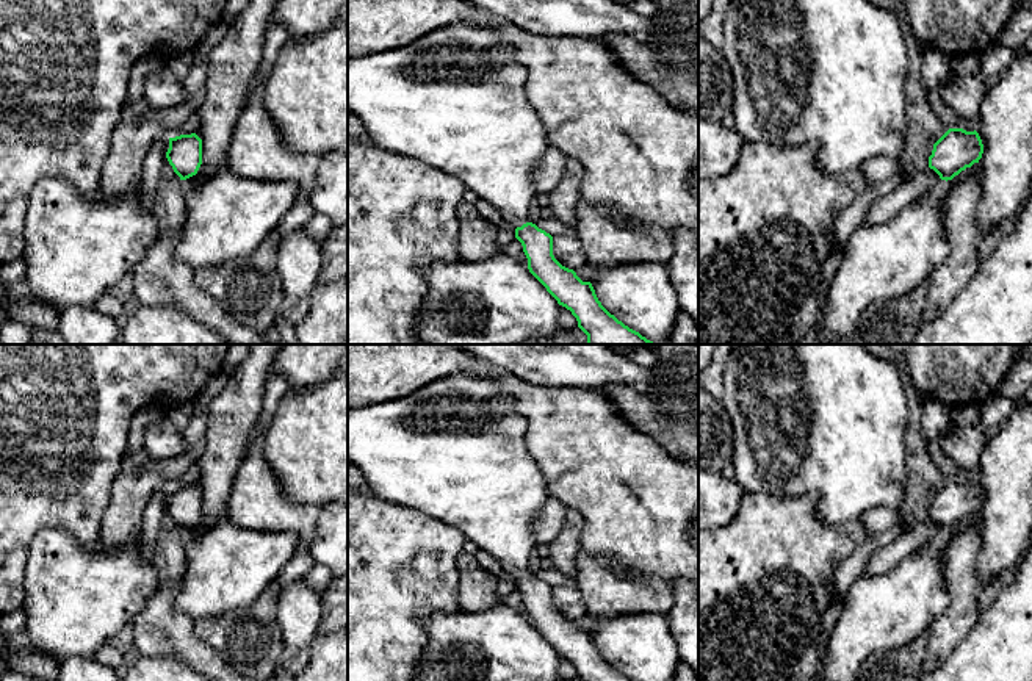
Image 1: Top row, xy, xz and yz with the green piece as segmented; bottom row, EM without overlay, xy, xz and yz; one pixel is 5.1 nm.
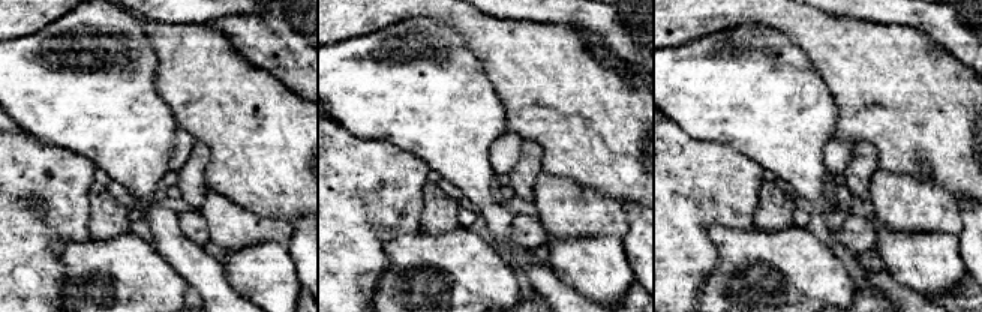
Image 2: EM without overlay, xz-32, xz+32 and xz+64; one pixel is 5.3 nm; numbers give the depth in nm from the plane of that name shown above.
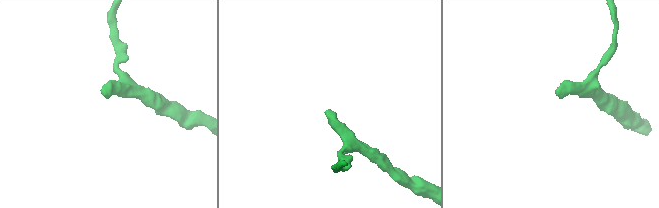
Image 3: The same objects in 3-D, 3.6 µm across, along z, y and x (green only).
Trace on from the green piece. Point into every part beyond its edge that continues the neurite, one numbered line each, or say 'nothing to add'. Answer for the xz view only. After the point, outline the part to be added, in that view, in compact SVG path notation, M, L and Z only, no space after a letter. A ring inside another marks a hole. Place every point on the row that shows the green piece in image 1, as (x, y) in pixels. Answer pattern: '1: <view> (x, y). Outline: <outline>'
1: xz (454, 99). Outline: M457 22L398 50L348 61L348 111L362 121L376 147L454 175L514 227L528 222L537 196L532 171L550 146L545 125L528 100L526 69L514 59L514 50L498 41L495 30Z

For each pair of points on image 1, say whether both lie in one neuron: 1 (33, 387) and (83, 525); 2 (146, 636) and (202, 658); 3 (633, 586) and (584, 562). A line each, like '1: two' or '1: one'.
1: one
2: one
3: one

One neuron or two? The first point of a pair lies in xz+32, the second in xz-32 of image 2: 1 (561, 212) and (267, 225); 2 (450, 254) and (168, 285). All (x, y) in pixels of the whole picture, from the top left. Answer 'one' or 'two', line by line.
1: one
2: one

